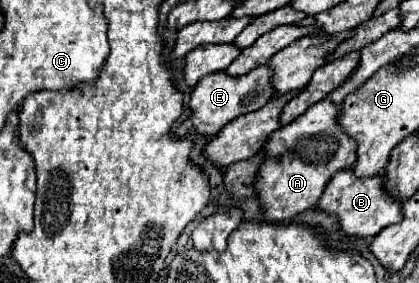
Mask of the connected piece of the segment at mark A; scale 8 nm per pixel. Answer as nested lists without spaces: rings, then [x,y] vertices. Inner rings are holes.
[[[323,99],[309,107],[305,115],[277,129],[263,147],[265,161],[259,167],[255,189],[263,205],[265,219],[285,221],[317,205],[327,181],[341,169],[357,161],[357,143],[339,127],[341,105]]]

